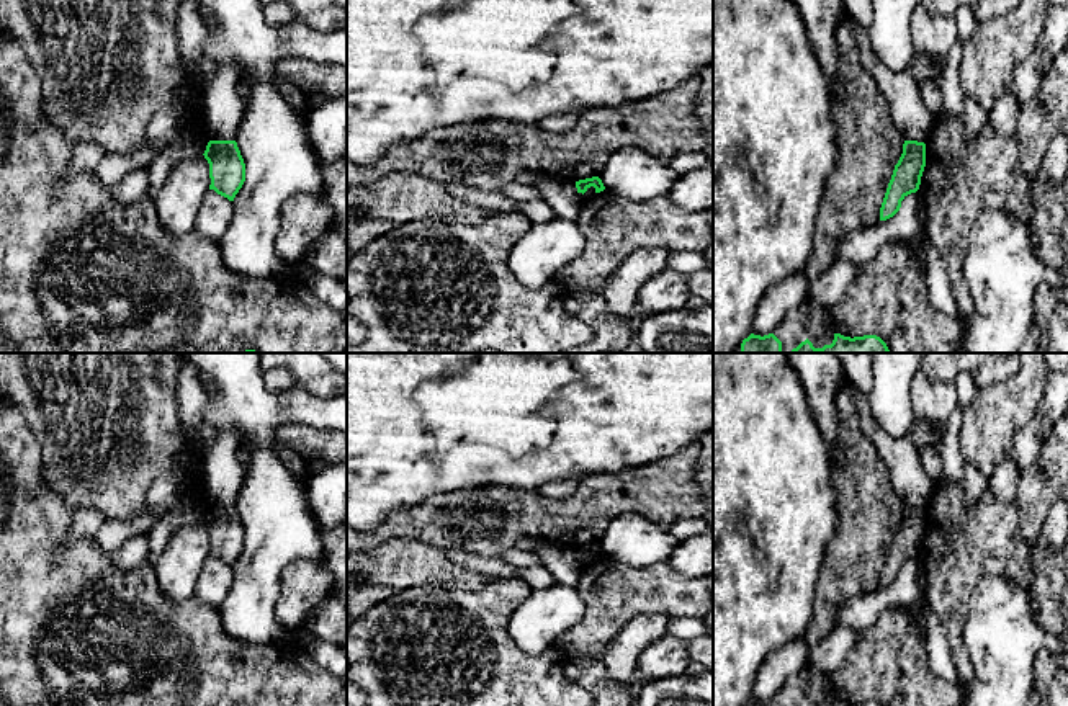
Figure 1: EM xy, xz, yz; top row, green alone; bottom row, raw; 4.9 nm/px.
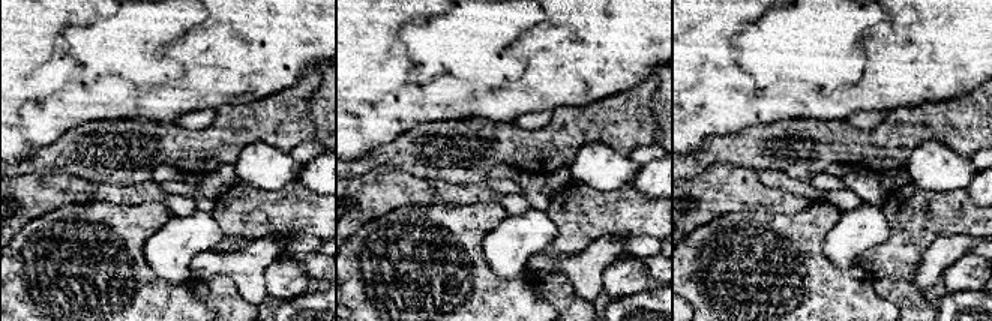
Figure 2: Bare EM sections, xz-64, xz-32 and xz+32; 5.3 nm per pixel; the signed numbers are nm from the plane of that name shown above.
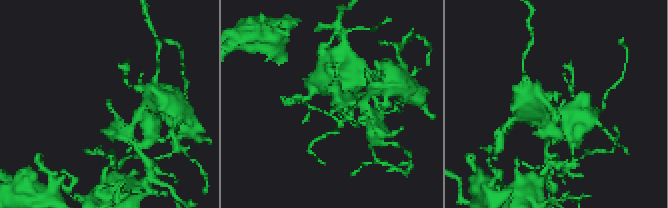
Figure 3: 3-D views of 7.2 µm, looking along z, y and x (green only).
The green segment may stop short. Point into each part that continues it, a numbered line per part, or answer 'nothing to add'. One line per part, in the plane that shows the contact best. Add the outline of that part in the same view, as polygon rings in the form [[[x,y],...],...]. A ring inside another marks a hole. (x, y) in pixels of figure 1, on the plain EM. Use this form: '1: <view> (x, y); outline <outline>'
1: yz (813, 688); outline [[[811,670],[790,675],[774,696],[779,706],[834,706],[829,673]]]

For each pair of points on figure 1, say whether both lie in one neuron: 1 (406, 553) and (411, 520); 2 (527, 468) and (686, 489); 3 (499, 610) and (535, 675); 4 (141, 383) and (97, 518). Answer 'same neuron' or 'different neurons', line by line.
1: different neurons
2: different neurons
3: same neuron
4: different neurons

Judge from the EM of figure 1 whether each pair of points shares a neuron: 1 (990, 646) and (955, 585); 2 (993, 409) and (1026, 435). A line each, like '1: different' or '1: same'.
1: different
2: different

